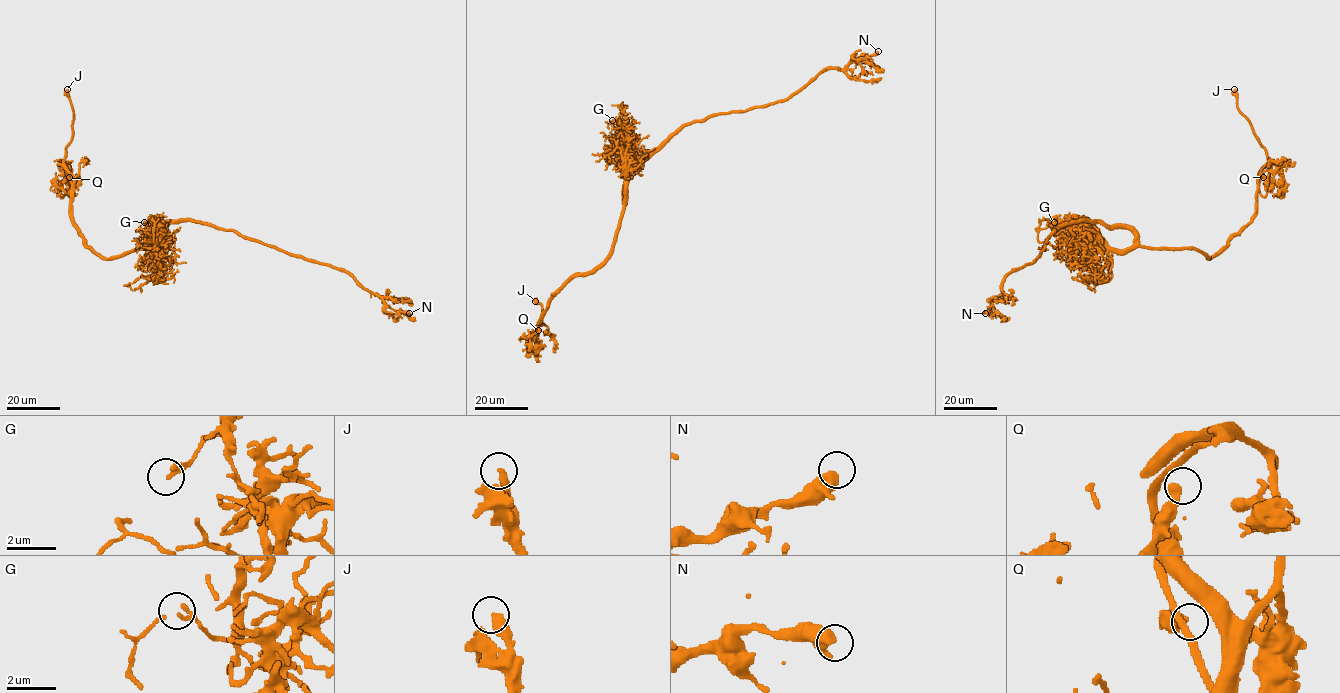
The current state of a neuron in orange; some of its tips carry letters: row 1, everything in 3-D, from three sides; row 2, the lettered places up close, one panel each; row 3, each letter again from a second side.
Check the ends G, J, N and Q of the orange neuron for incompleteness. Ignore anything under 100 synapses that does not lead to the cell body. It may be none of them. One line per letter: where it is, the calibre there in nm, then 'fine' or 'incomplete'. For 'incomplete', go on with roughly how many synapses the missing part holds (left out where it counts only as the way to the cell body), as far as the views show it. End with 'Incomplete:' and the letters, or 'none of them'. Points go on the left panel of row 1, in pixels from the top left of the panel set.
G: place (144, 222); calibre 180 nm; fine
J: place (67, 89); calibre 360 nm; incomplete
N: place (409, 313); calibre 360 nm; fine
Q: place (69, 177); calibre 280 nm; fine
Incomplete: J

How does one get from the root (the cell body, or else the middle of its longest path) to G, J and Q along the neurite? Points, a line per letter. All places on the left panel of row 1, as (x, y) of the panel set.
G: (156, 227), (158, 253), (157, 244), (153, 242), (151, 218), (144, 222)
J: (156, 227), (153, 247), (116, 257), (86, 244), (73, 222), (64, 163), (73, 117), (67, 89)
Q: (156, 227), (153, 247), (103, 258), (73, 222), (71, 190), (70, 196), (63, 189), (69, 177)

